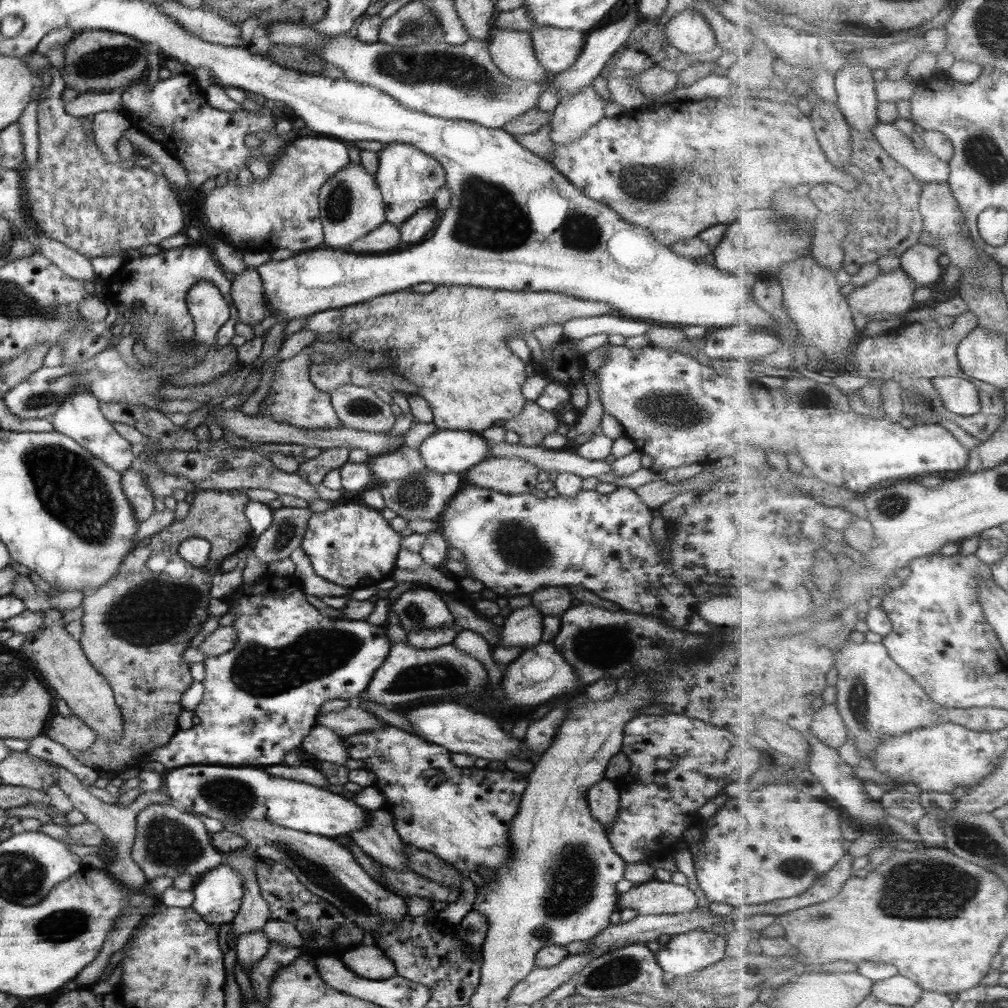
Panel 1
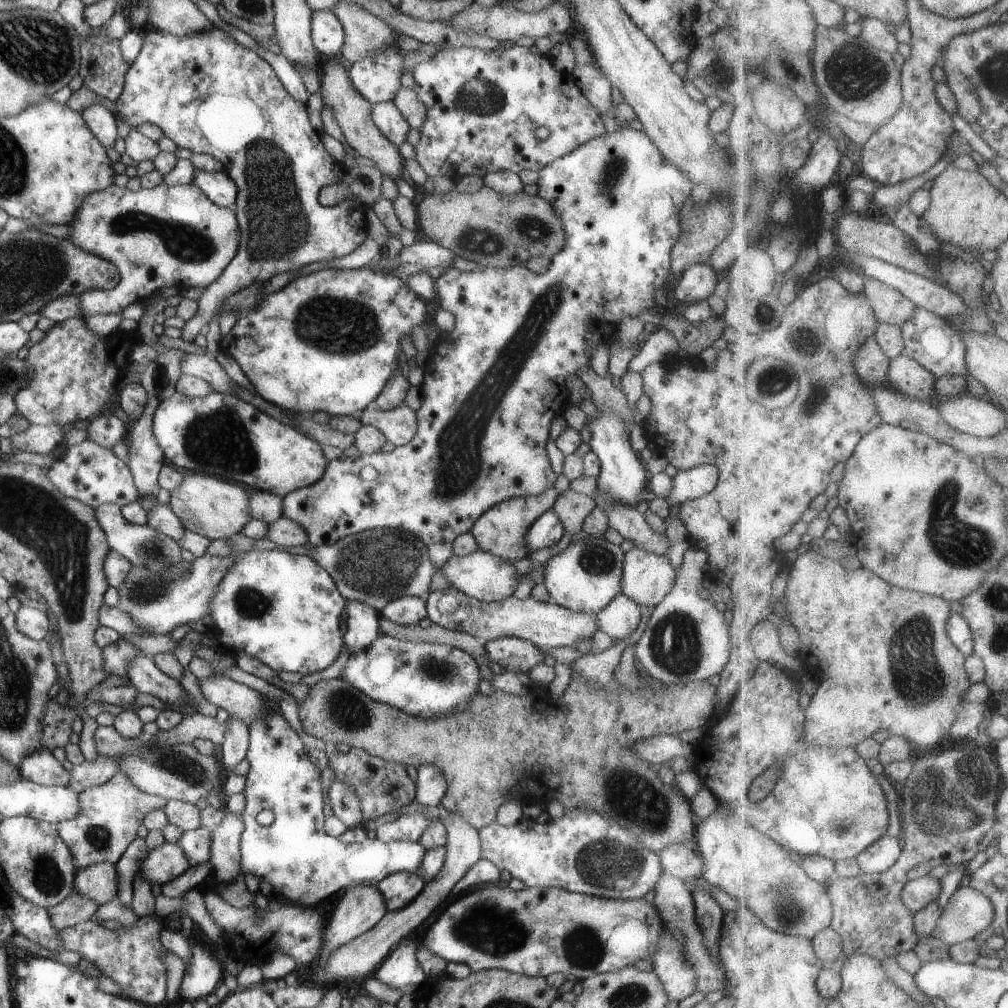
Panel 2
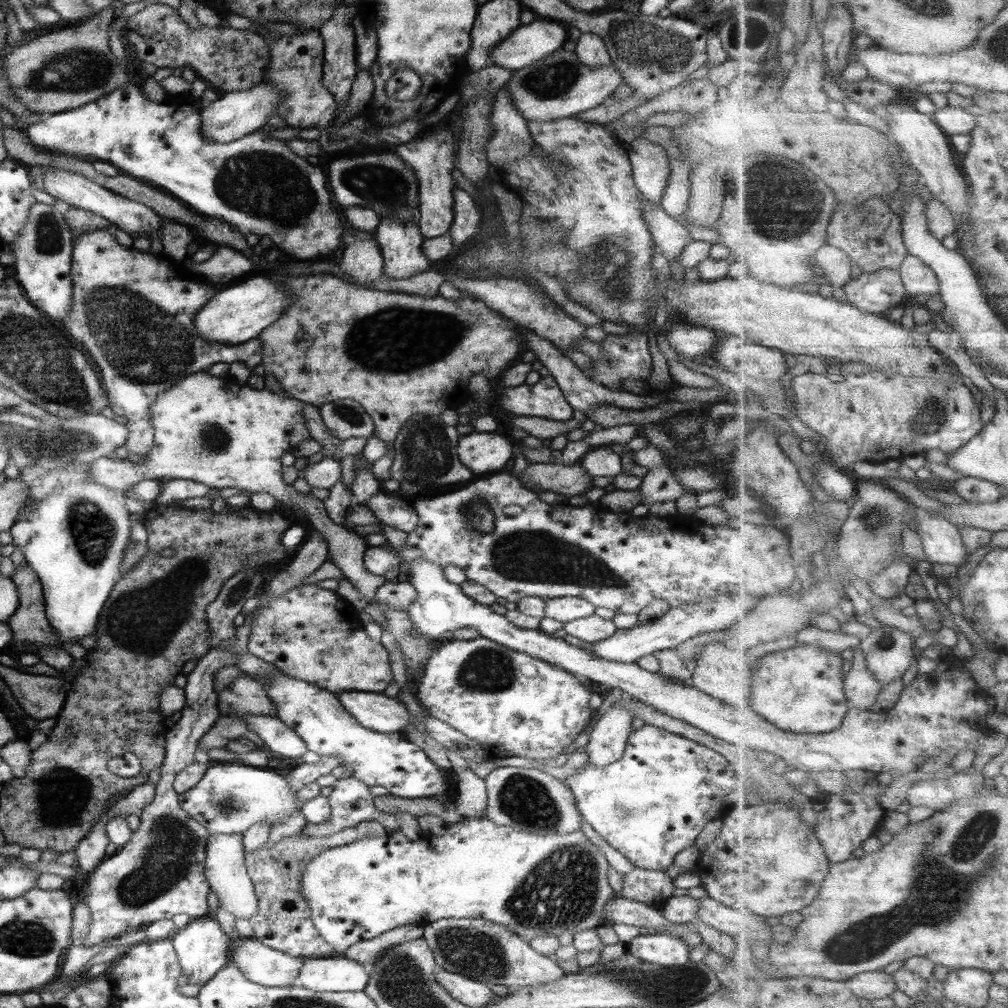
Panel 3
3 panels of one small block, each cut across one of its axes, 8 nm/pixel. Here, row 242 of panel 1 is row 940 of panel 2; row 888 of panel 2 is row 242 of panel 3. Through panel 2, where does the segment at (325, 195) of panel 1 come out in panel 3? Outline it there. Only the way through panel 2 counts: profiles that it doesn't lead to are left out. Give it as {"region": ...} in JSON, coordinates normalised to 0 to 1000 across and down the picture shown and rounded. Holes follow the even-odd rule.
{"region":[[[357,229],[351,234],[351,242],[339,250],[335,266],[346,272],[353,282],[361,283],[375,278],[381,271],[381,256],[375,246],[371,230]]]}

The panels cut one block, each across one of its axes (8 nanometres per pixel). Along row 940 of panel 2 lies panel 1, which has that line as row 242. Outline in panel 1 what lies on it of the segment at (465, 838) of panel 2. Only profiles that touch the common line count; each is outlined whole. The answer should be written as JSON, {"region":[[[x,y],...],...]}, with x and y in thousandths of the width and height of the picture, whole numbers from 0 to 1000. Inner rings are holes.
{"region":[[[387,221],[378,222],[371,230],[345,244],[345,248],[351,250],[365,250],[365,252],[381,252],[393,248],[399,235],[395,224]]]}

